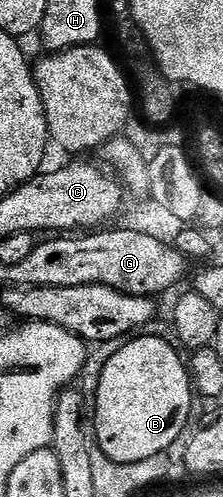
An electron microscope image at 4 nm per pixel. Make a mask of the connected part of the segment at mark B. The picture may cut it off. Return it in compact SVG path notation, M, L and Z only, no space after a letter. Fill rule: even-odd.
M136 336L125 341L118 348L118 352L110 356L103 372L98 375L97 382L100 383L96 386L96 398L94 394L96 441L99 453L118 464L134 464L158 456L189 429L188 421L192 418L194 387L189 367L185 359L184 362L180 359L181 351L175 345L172 347L164 338L140 337L144 336Z

